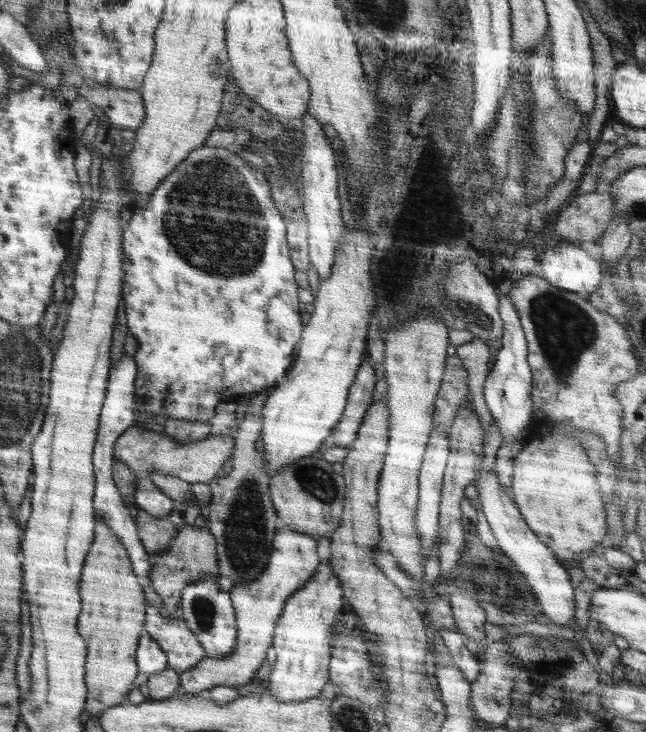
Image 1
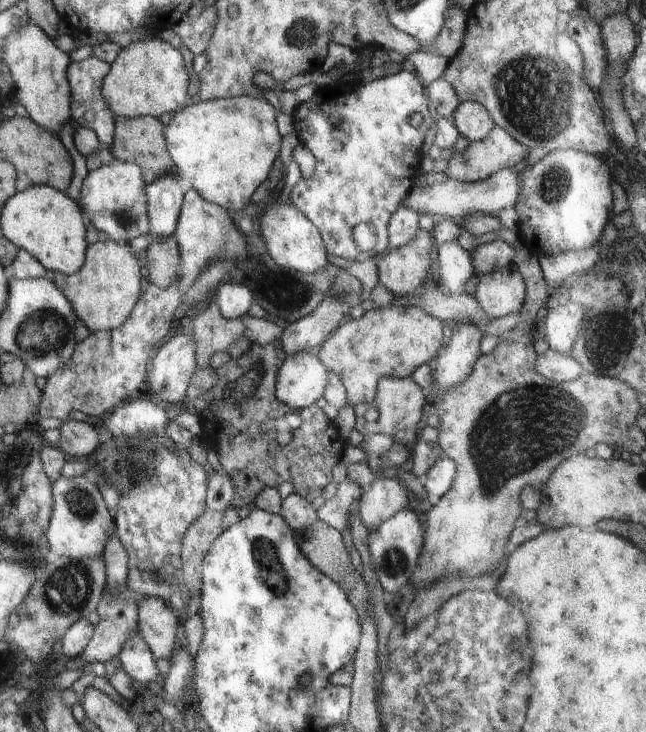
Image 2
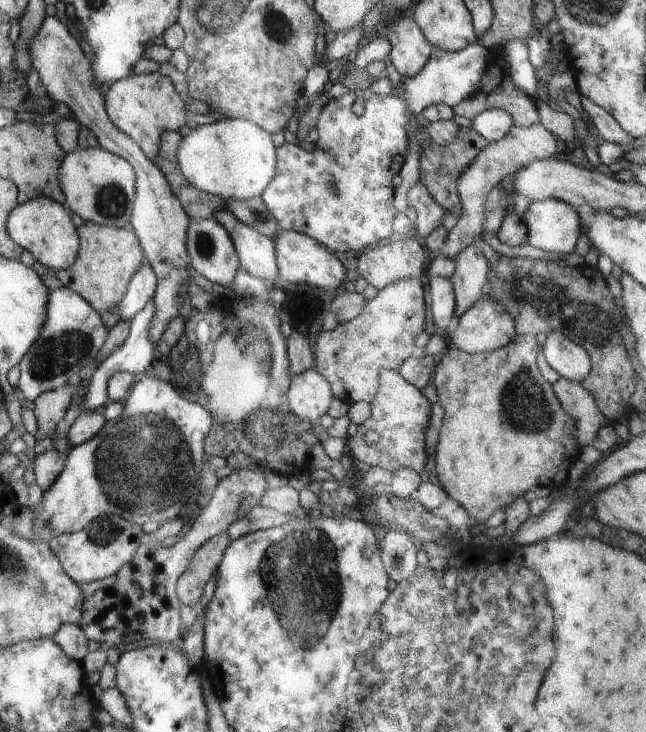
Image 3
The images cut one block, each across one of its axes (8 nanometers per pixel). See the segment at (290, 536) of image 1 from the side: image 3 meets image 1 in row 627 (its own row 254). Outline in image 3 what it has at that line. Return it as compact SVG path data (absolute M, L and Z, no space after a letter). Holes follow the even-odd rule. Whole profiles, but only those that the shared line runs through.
M226 207L216 210L213 219L230 235L239 256L240 267L244 271L262 280L278 278L274 239L242 224Z

